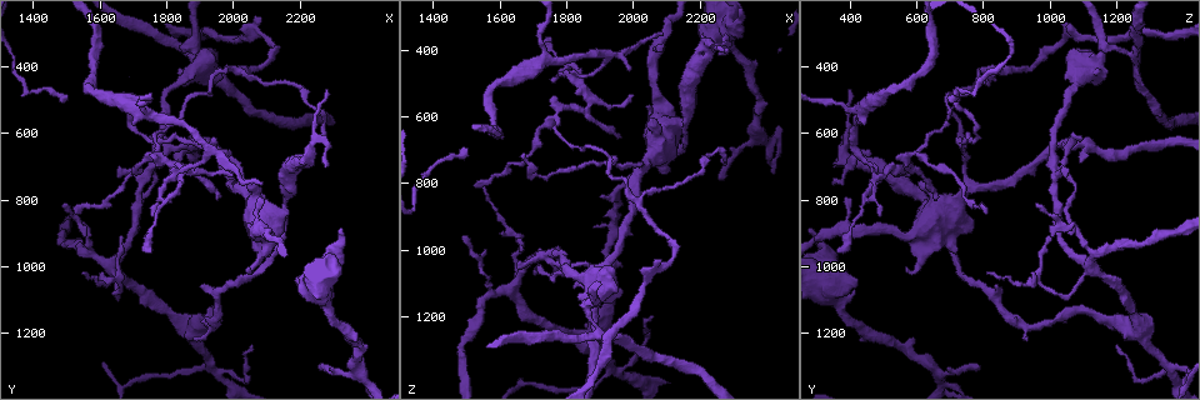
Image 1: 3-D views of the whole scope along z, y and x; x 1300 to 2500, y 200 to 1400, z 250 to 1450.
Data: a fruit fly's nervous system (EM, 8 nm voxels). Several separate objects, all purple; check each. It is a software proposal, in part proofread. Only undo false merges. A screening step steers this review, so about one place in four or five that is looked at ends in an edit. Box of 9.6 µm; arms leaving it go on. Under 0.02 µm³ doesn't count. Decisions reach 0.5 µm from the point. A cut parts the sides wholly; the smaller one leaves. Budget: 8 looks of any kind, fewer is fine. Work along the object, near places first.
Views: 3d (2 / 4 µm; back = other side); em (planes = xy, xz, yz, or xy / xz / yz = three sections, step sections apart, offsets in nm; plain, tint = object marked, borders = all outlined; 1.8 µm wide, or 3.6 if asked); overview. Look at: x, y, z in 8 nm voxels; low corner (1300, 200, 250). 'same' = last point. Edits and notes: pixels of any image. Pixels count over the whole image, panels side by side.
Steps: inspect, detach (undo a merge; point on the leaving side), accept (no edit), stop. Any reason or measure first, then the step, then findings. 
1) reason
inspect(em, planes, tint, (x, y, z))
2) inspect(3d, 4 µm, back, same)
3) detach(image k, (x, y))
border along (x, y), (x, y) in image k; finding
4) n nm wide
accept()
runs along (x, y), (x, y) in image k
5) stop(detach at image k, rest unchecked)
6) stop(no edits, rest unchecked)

three-way junction
inspect(3d, 4 µm, (2020, 420, 850))

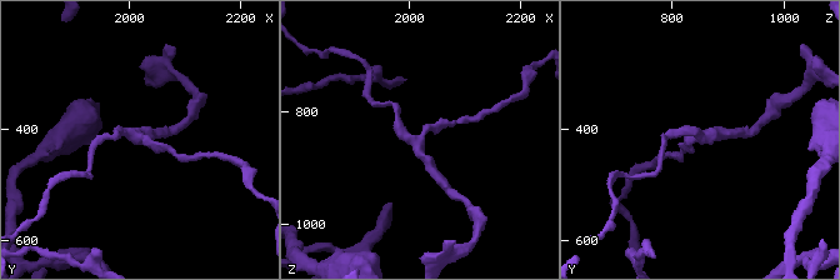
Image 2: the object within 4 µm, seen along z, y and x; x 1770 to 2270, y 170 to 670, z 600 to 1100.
3 arms
inspect(em, xz, step 16, plain, (2010, 410, 855))

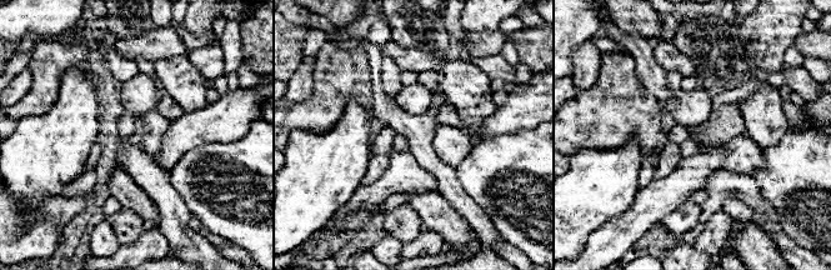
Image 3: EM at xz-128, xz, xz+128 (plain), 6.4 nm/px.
with the object marked
inspect(em, xz, step 16, tint, same)

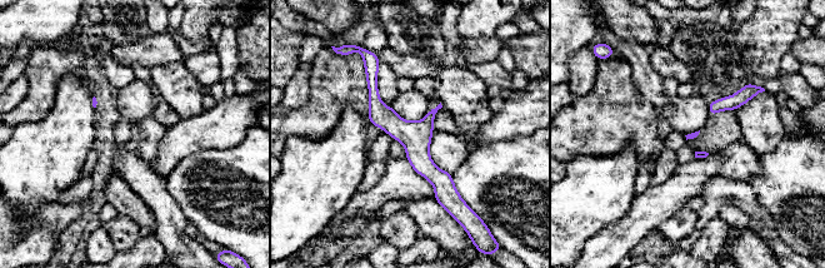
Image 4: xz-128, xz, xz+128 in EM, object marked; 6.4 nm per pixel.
accept()
continuous, no second cell

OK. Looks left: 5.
branch point
inspect(em, yz, step 16, tint, (1770, 660, 600))

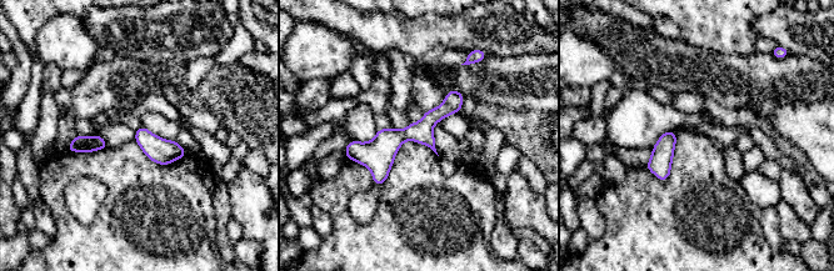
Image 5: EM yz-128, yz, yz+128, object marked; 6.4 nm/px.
inspect(em, planes, tint, same)

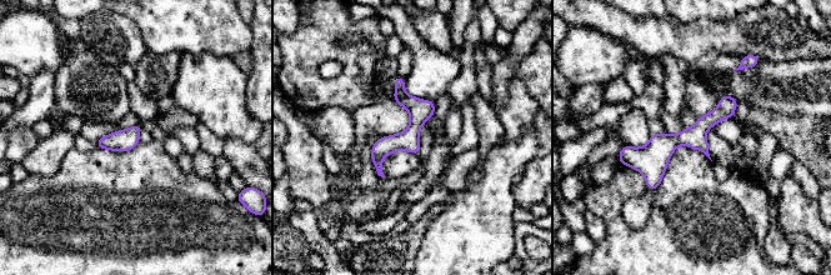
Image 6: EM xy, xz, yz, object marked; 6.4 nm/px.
140 nm wide
accept()
all the same cell

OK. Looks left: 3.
sharp bend
inspect(3d, 4 µm, (1920, 650, 410))

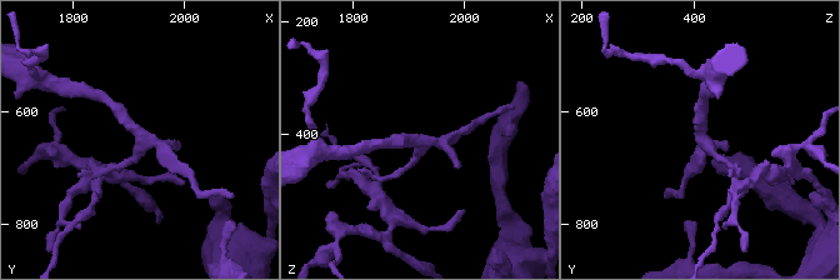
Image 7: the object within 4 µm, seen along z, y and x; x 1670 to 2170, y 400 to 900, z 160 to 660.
need the tissue
inspect(em, planes, borders, (1920, 650, 410))

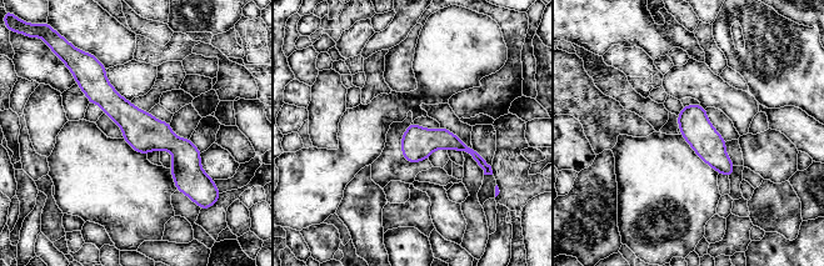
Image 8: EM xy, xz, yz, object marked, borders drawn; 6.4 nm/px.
accept()
all the same cell

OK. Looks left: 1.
stop(no edits, rest unchecked)

